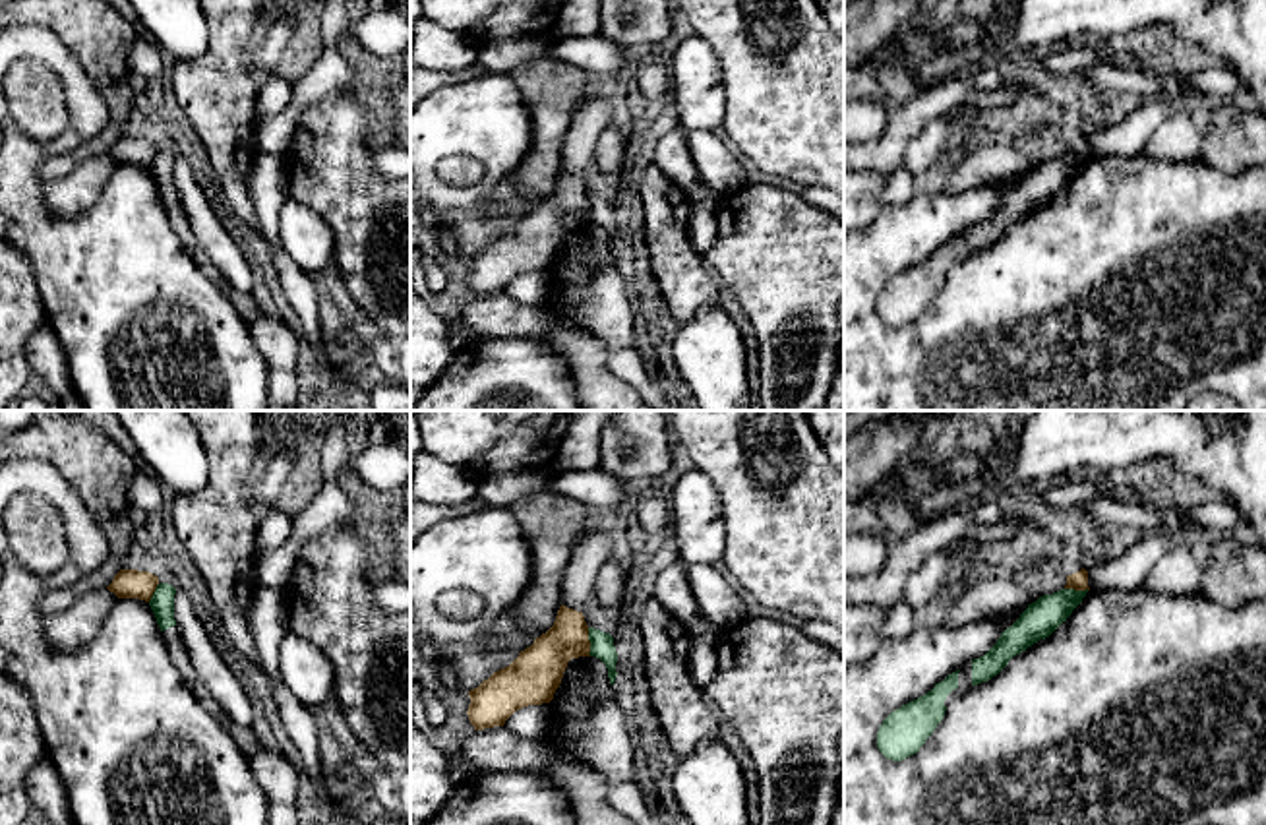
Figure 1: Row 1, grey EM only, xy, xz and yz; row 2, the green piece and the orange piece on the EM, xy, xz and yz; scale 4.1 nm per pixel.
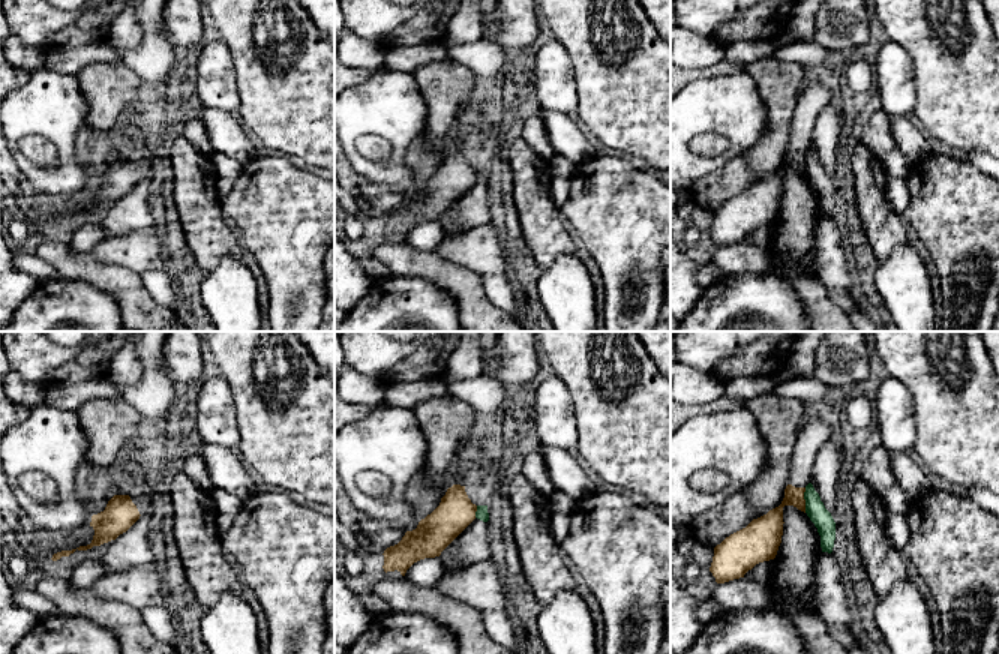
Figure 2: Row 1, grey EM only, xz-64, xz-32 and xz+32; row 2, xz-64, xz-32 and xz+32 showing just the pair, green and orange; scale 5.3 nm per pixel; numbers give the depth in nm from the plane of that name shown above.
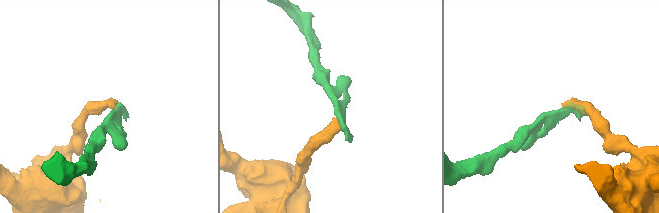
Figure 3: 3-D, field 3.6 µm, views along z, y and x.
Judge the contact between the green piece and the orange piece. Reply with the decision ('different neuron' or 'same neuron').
different neuron

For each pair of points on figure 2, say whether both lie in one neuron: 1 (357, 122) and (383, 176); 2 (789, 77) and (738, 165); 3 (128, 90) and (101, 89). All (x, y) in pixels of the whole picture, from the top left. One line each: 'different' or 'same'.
1: same
2: different
3: same

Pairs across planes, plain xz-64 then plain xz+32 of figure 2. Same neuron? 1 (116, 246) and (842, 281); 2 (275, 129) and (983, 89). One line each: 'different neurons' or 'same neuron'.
1: same neuron
2: same neuron

